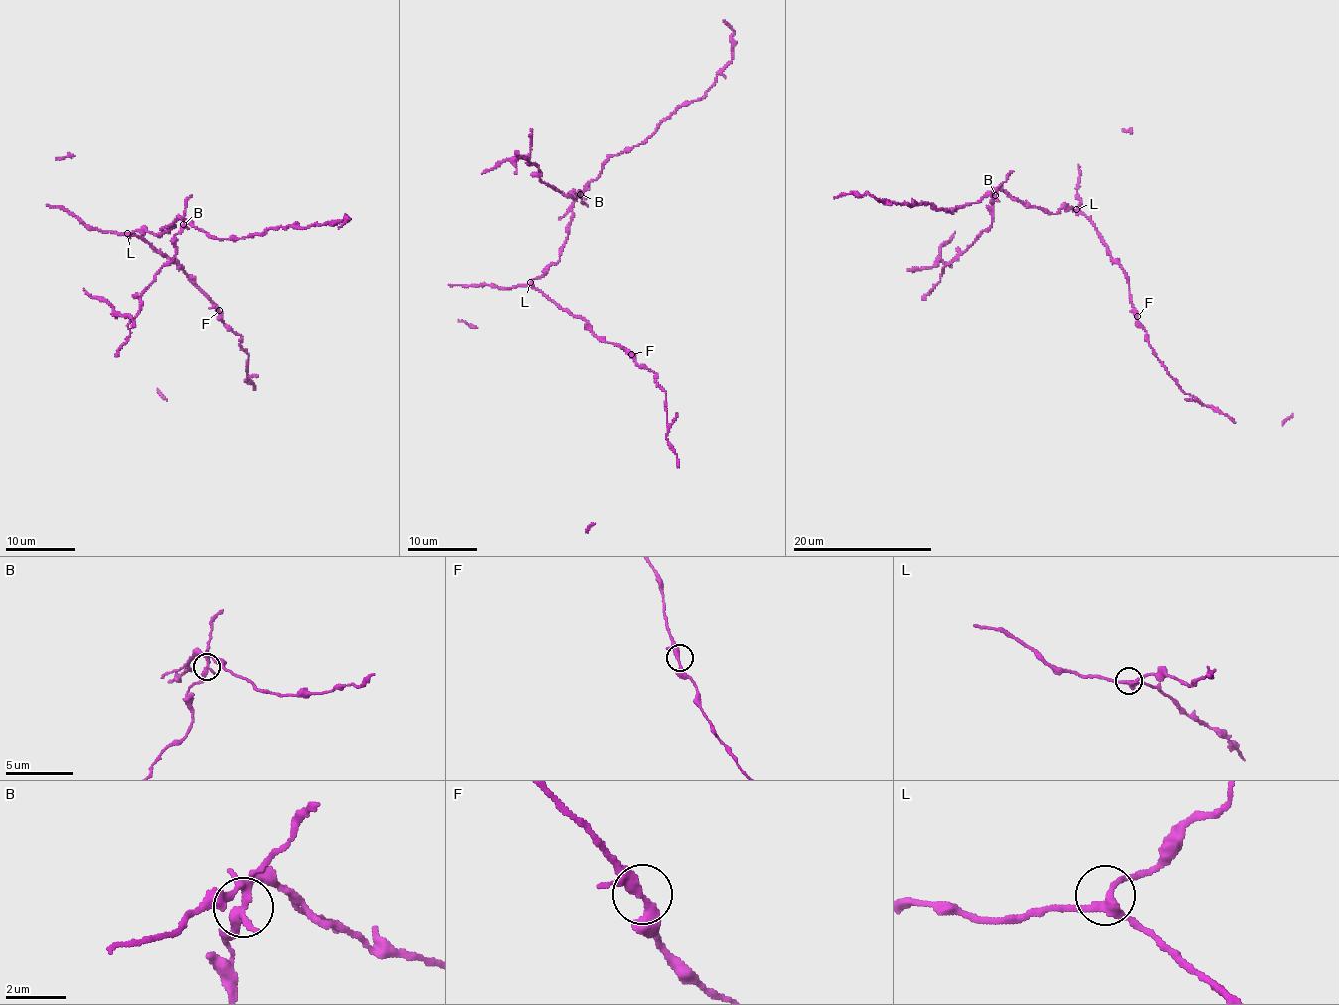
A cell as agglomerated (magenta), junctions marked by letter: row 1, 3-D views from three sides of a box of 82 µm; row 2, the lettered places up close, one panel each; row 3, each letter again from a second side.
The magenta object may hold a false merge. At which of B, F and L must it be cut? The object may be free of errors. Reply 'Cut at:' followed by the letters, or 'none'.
Cut at: B

